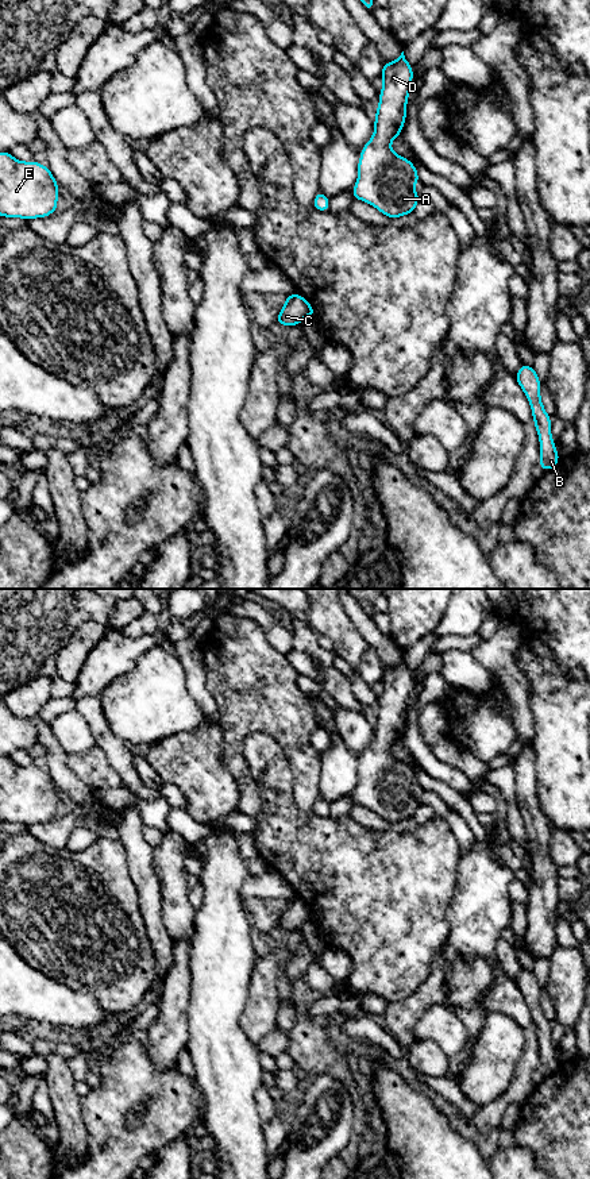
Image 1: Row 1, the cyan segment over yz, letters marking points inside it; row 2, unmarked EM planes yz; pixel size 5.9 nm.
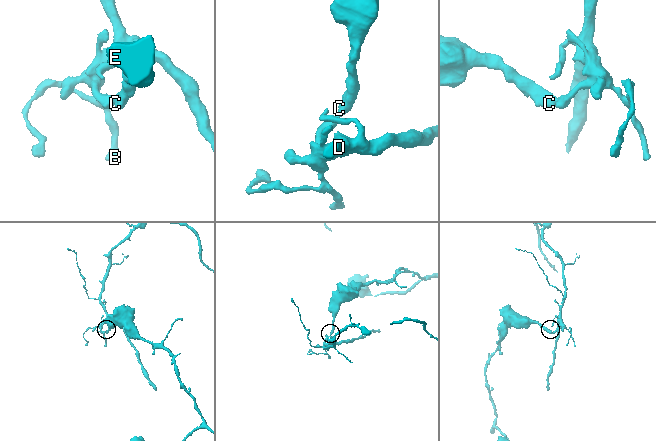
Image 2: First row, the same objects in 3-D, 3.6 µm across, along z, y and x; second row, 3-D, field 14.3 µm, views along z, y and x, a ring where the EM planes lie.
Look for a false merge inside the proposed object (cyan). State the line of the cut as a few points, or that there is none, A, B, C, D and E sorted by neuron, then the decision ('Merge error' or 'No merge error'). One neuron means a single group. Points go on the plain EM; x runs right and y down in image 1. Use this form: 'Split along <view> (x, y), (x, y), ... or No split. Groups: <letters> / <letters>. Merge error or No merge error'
Split along yz (312, 913), (309, 920). Groups: A B D / C E. Merge error

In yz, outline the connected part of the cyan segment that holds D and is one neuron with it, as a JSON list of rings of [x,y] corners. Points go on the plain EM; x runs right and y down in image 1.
[[[404,656],[393,666],[382,670],[383,693],[379,697],[379,710],[374,725],[374,740],[360,756],[358,786],[352,794],[354,805],[363,805],[390,824],[413,818],[420,805],[413,789],[420,787],[416,771],[392,756],[390,748],[401,740],[406,724],[406,706],[412,691],[413,673],[405,664]]]

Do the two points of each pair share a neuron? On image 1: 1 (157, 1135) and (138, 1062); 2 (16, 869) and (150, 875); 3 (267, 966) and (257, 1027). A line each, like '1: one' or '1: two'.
1: one
2: two
3: one

